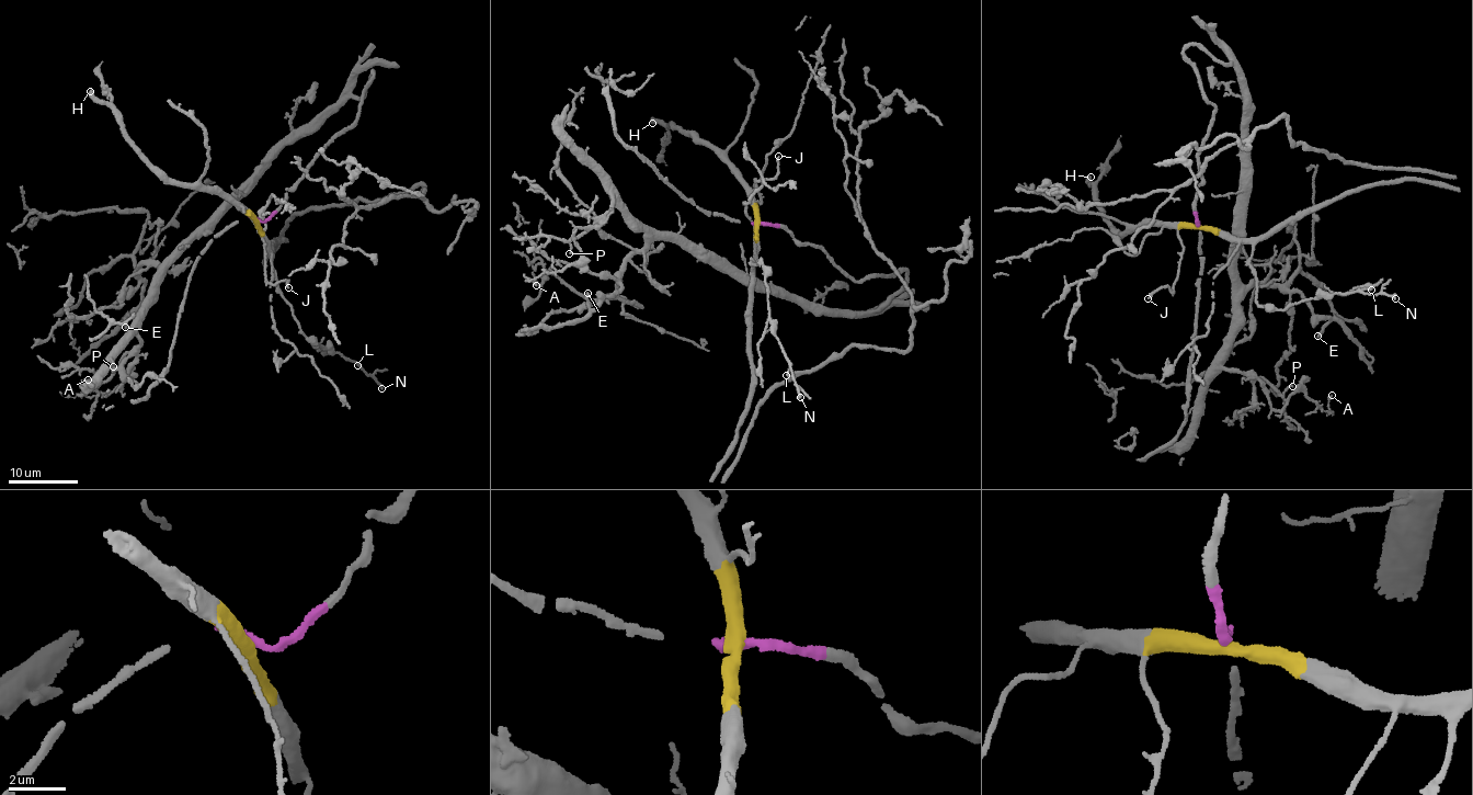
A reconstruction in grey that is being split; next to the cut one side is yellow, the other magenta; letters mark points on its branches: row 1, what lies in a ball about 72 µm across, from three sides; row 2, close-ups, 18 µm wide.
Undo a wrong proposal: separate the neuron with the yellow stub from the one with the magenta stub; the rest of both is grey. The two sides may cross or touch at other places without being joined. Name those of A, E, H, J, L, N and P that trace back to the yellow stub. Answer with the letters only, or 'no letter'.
H, J, L, N

